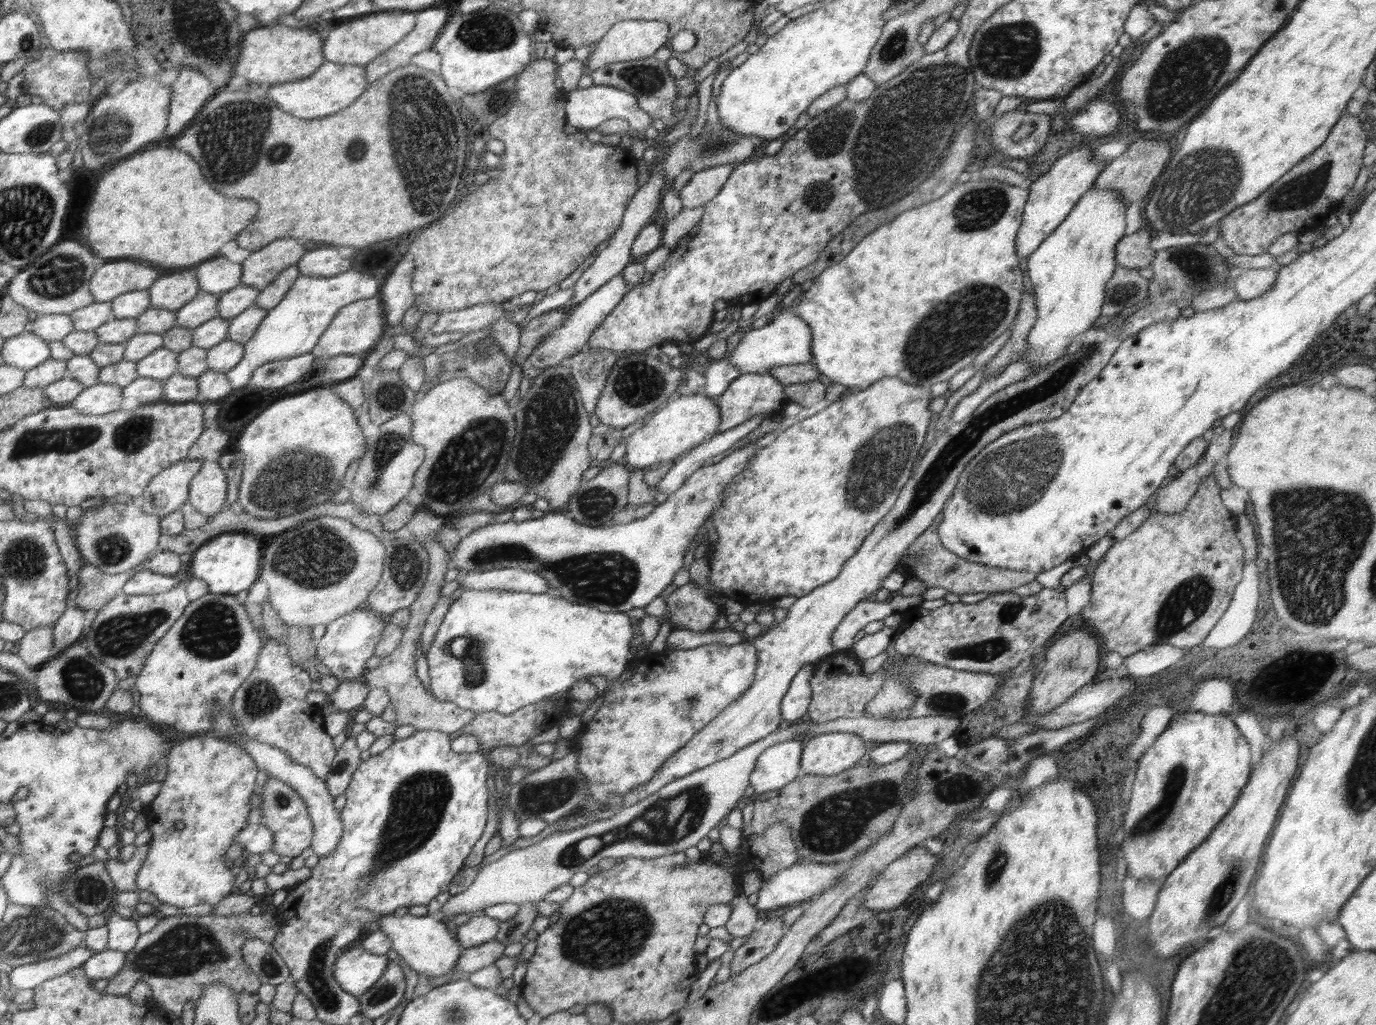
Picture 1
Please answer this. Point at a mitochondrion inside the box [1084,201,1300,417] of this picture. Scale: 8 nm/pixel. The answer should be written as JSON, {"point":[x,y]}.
{"point":[1195,268]}

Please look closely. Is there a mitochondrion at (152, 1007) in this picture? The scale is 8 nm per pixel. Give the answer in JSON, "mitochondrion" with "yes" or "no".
{"mitochondrion":"no"}

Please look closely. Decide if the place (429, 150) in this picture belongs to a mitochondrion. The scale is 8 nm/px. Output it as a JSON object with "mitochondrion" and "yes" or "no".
{"mitochondrion":"yes"}

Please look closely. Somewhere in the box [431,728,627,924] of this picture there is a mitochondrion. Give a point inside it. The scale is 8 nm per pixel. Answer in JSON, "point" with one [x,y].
{"point":[542,797]}

